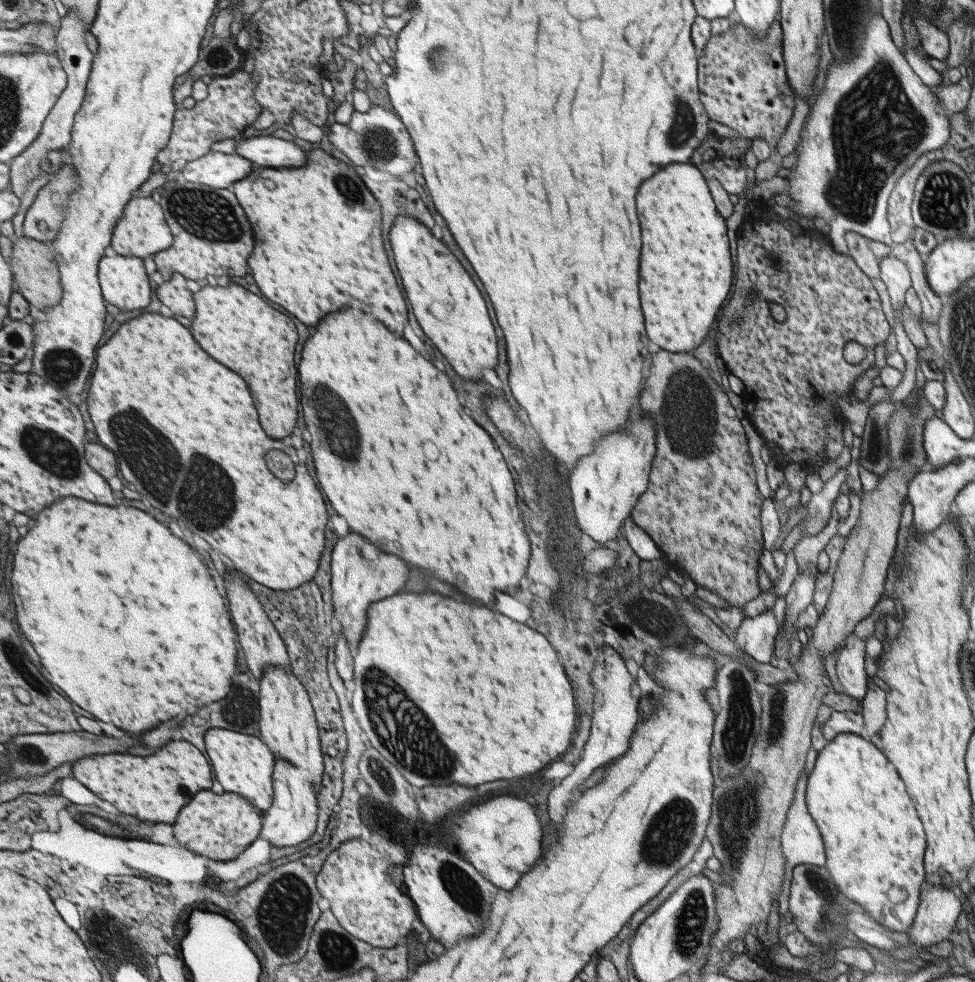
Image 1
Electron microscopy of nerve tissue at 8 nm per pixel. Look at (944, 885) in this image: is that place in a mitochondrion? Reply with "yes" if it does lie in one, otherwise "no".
no

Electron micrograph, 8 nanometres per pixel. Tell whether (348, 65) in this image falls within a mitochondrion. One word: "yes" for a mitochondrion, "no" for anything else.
no

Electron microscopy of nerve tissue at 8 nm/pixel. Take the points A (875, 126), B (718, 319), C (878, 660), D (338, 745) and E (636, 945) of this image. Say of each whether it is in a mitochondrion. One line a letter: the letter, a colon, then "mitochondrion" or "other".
A: mitochondrion
B: other
C: other
D: other
E: other

